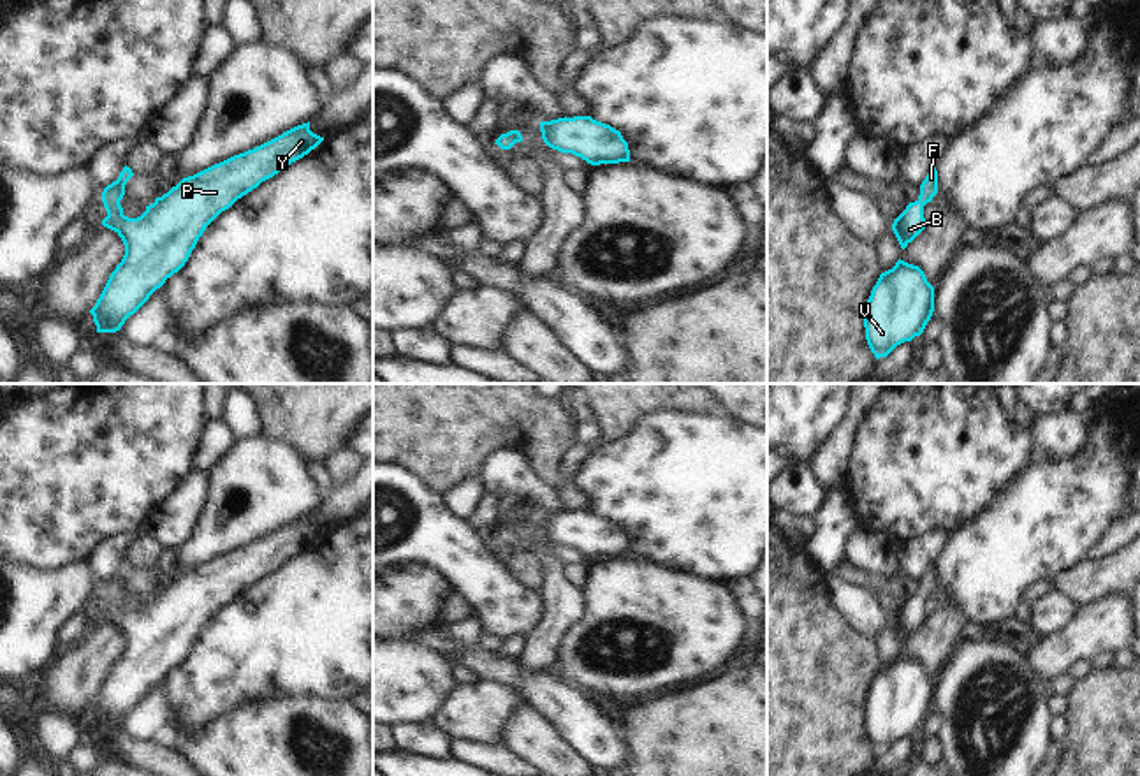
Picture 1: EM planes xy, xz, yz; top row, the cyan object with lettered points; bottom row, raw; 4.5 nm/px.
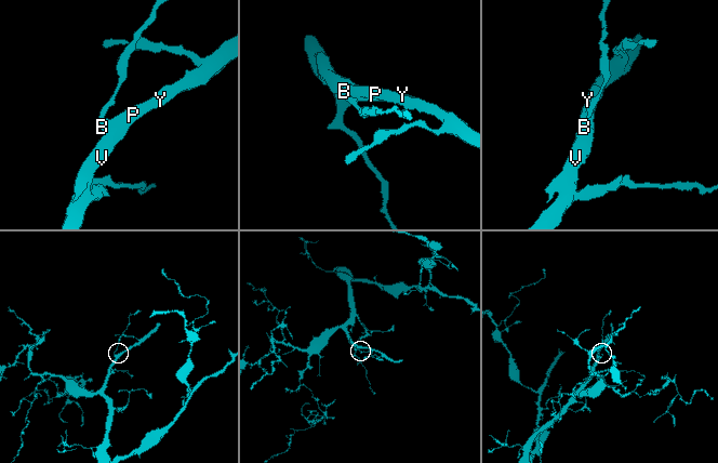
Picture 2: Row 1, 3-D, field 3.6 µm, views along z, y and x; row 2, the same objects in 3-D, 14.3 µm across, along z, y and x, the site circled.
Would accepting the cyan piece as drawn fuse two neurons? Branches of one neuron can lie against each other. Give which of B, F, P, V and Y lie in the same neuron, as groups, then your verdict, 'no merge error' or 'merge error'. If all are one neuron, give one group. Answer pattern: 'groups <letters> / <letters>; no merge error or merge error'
groups B F P V Y; no merge error

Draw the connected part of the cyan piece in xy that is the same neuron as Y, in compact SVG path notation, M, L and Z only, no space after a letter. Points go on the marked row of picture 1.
M310 121L297 125L253 150L183 178L137 218L125 216L120 204L125 185L134 176L125 165L118 179L102 192L107 211L102 225L121 238L125 255L90 310L97 333L120 331L185 266L206 227L222 211L322 141L310 130Z

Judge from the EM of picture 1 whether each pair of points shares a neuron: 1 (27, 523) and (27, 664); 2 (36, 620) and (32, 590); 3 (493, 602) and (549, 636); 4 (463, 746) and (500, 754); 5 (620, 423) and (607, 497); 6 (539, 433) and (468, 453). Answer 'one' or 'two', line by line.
1: two
2: one
3: two
4: one
5: two
6: one

